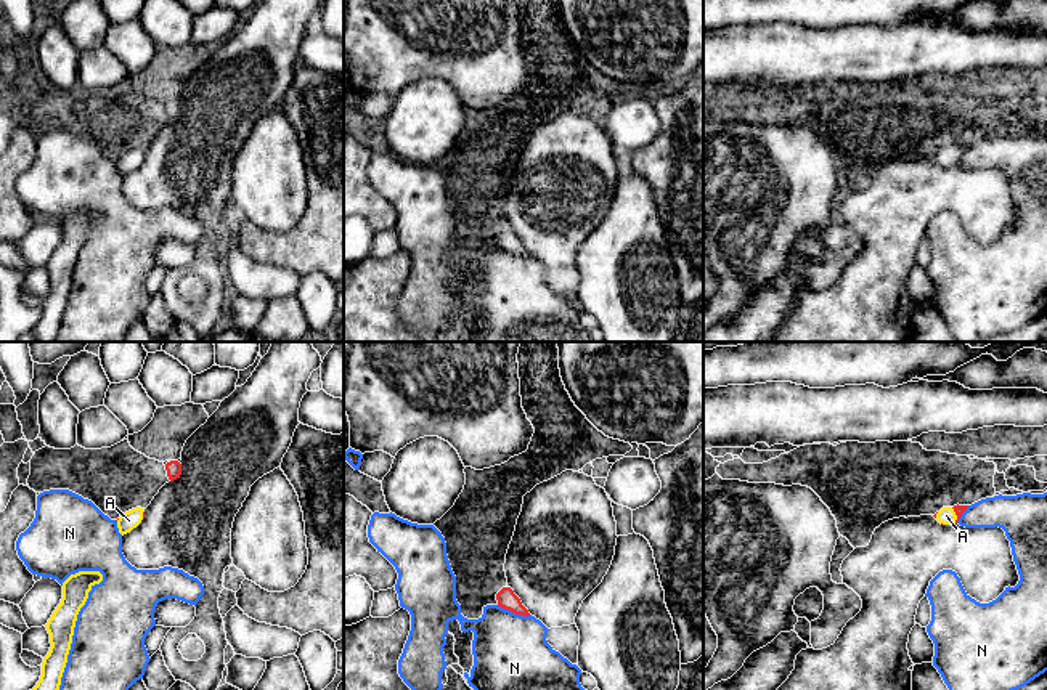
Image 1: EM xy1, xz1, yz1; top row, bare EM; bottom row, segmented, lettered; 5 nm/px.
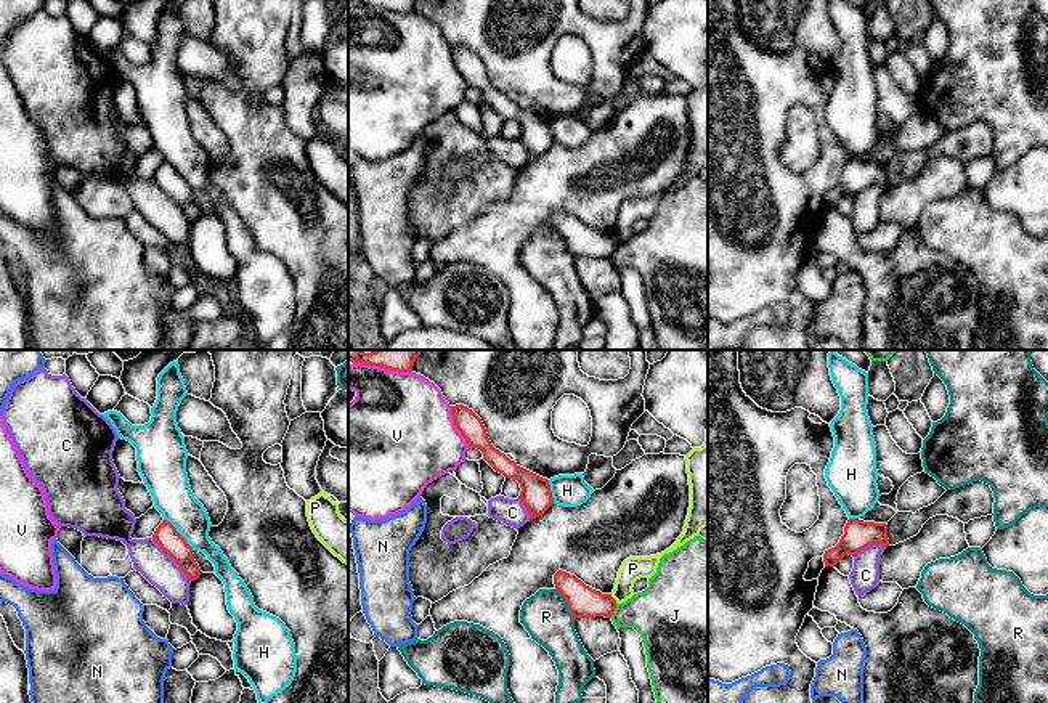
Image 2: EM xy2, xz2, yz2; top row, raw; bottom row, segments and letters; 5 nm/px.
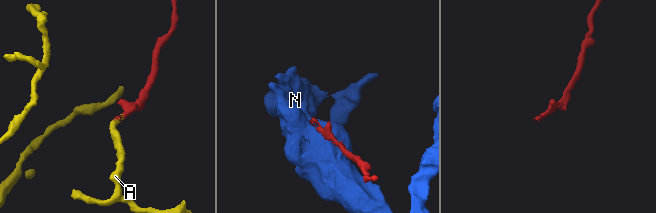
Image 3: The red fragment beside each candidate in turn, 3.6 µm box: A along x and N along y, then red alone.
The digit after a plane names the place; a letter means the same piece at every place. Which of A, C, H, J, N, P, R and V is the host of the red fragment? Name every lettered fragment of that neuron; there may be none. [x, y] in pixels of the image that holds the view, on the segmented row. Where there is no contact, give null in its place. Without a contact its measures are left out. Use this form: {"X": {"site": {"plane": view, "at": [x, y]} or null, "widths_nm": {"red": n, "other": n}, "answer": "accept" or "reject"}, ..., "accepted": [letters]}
{"A": {"site": {"plane": "yz1", "at": [956, 514]}, "widths_nm": {"red": 50, "other": 90}, "answer": "accept"}, "C": {"site": {"plane": "xy2", "at": [174, 559]}, "widths_nm": {"red": 120, "other": 170}, "answer": "reject"}, "H": {"site": {"plane": "xy2", "at": [178, 533]}, "widths_nm": {"red": 120, "other": 200}, "answer": "reject"}, "J": {"site": {"plane": "xz2", "at": [613, 610]}, "widths_nm": {"red": 160, "other": 300}, "answer": "reject"}, "N": {"site": {"plane": "xz1", "at": [514, 612]}, "widths_nm": {"red": 100, "other": 380}, "answer": "reject"}, "P": {"site": {"plane": "xz2", "at": [613, 599]}, "widths_nm": {"red": 160, "other": 120}, "answer": "reject"}, "R": {"site": {"plane": "xz2", "at": [567, 604]}, "widths_nm": {"red": 160, "other": 240}, "answer": "reject"}, "V": {"site": {"plane": "xz2", "at": [456, 427]}, "widths_nm": {"red": 120, "other": 480}, "answer": "reject"}, "accepted": ["A"]}

